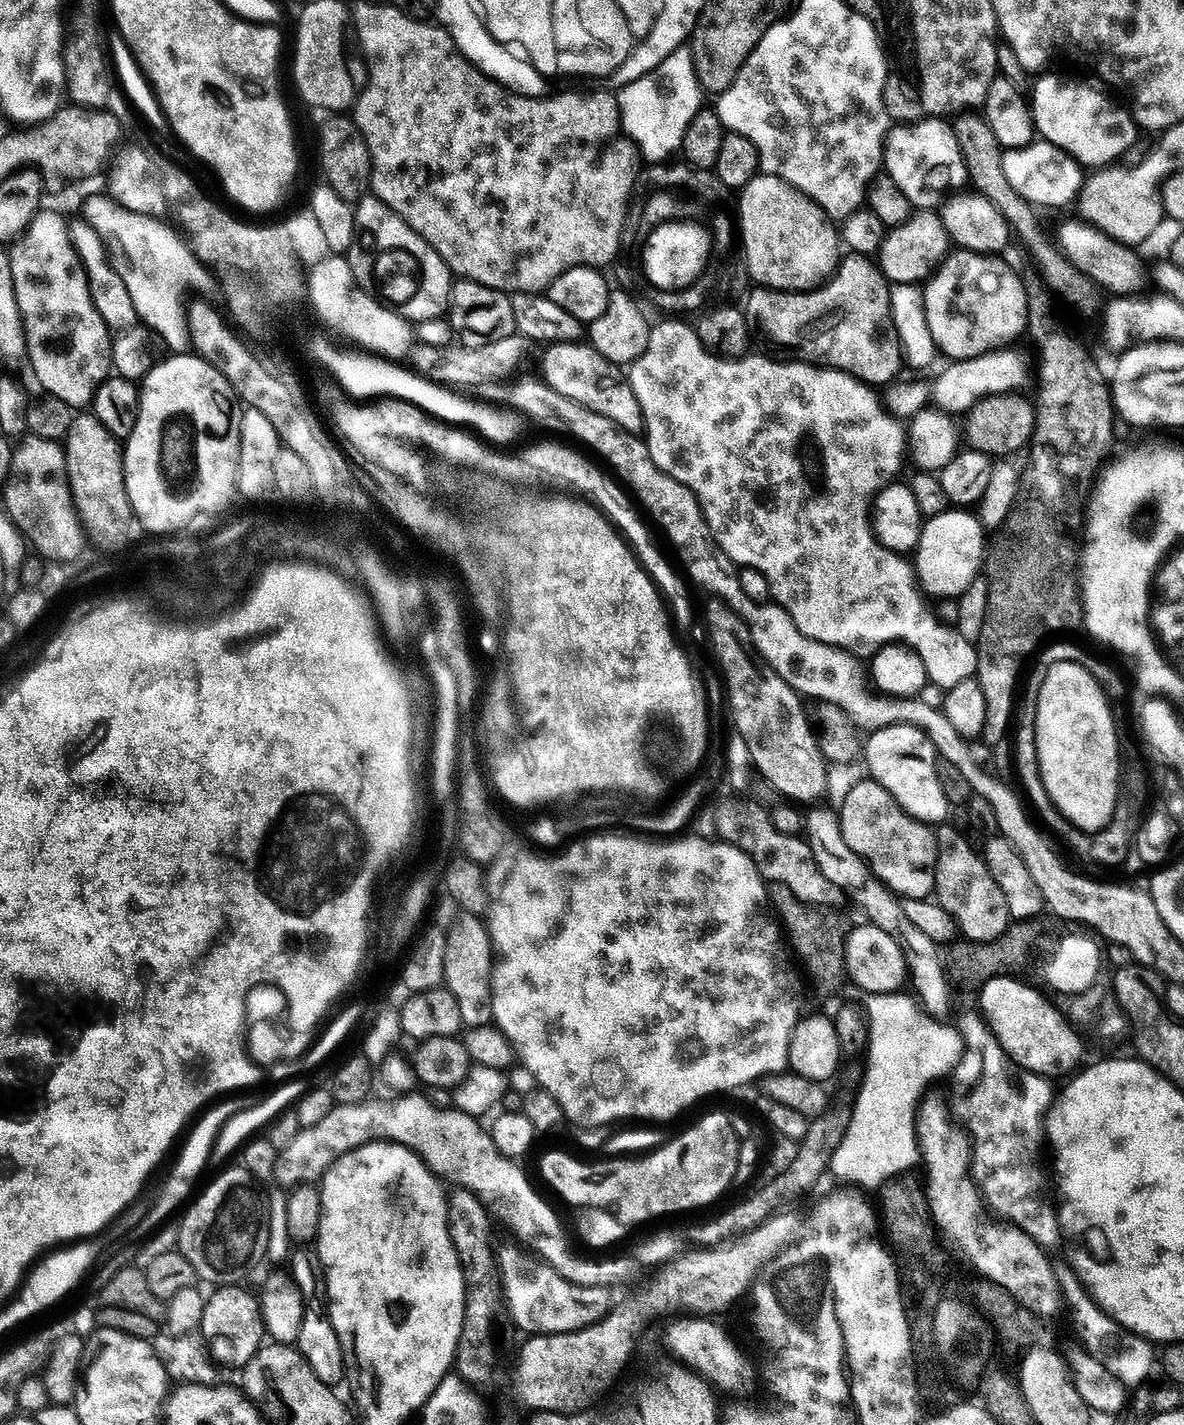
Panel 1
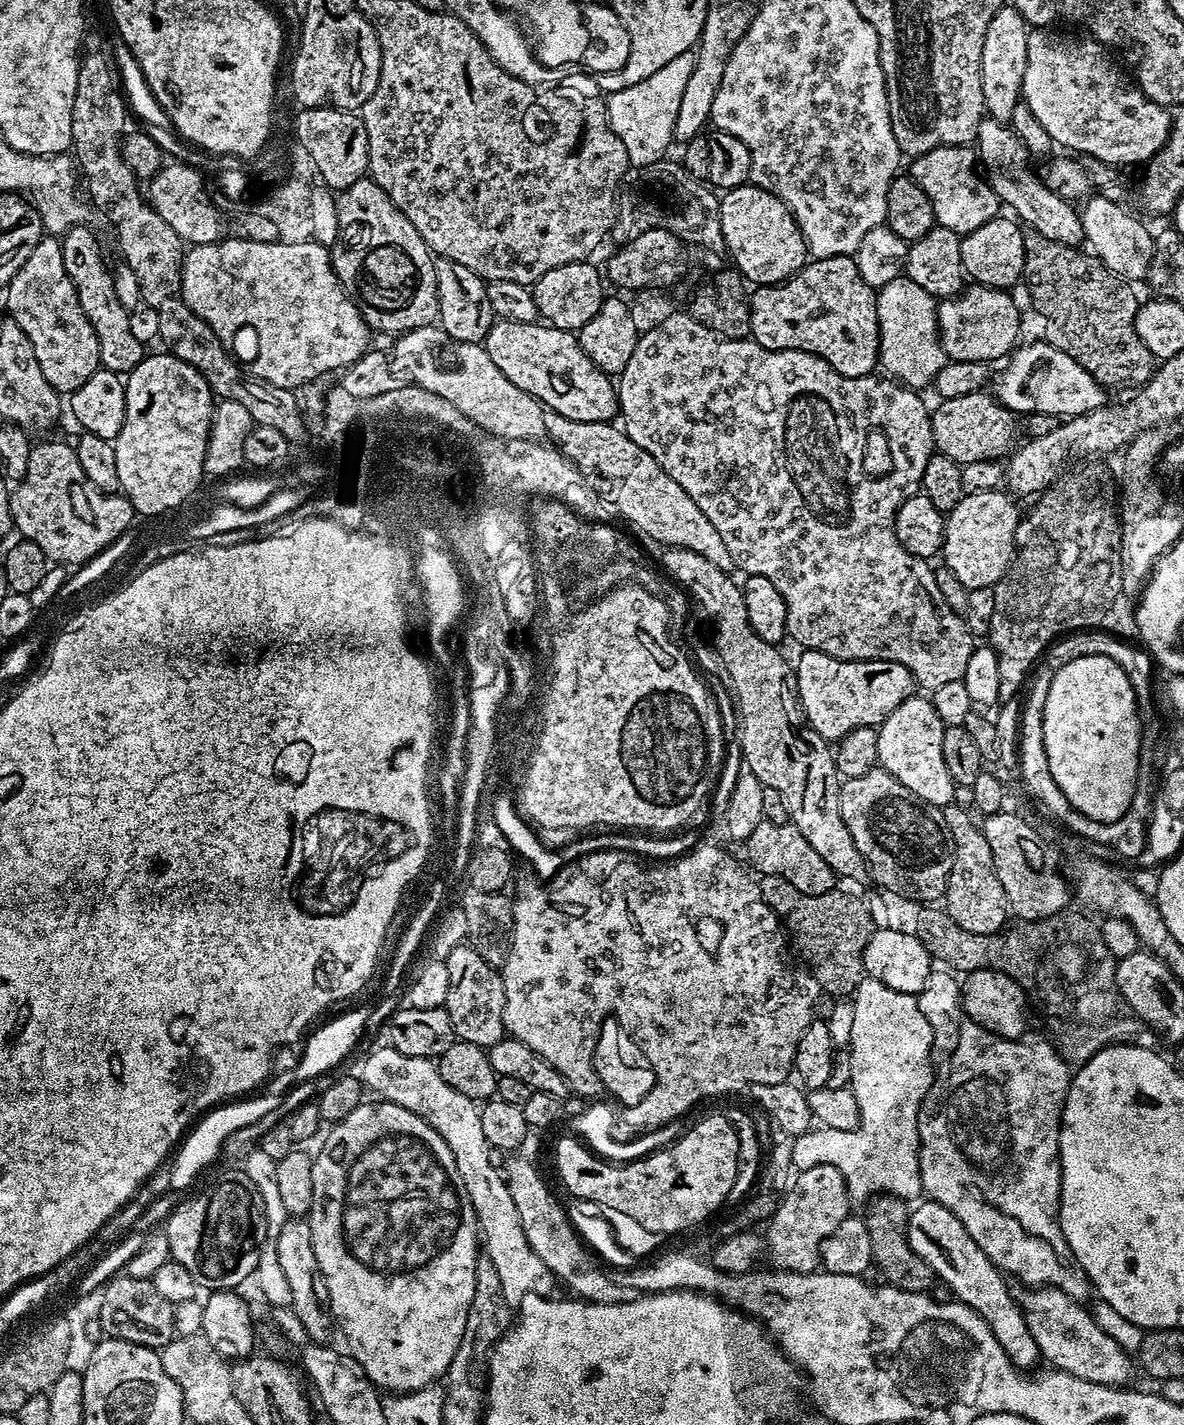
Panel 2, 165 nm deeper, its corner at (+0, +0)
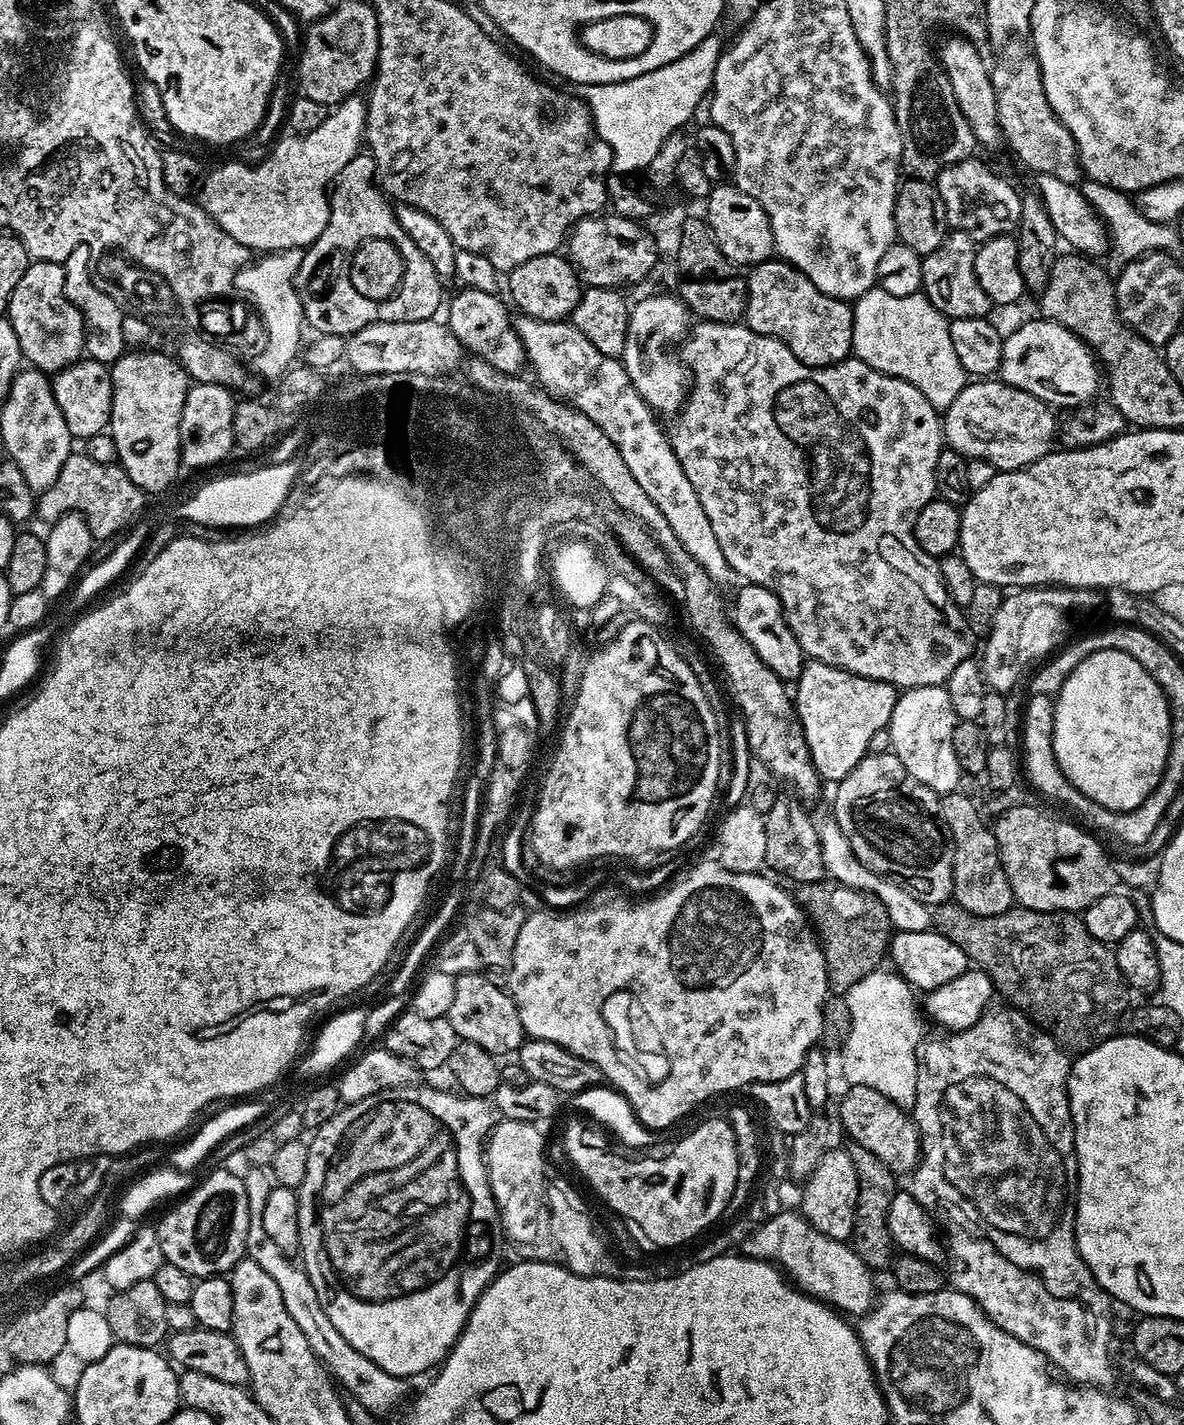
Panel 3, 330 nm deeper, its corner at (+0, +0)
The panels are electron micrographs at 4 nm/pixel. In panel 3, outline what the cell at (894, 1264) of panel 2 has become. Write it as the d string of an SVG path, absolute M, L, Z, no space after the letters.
M849 1143L846 1151L850 1154L850 1160L854 1164L854 1174L858 1176L858 1197L850 1243L868 1268L879 1270L879 1268L886 1267L887 1269L894 1260L894 1245L892 1236L889 1234L888 1216L890 1203L893 1202L898 1191L897 1175L892 1168L886 1166L886 1162L882 1162L865 1147Z

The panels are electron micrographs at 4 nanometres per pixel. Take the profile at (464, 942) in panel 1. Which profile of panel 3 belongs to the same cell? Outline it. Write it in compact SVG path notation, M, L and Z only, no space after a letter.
M483 971L456 977L454 1002L447 1018L460 1040L474 1042L474 1046L482 1046L482 1050L497 1058L504 1058L507 1052L519 1053L526 1039L522 1018L518 1018L511 995L503 987L493 984Z

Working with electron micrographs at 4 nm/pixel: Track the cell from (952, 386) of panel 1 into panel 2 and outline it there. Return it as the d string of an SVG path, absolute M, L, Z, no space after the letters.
M1048 341L1019 345L1007 357L1005 366L1006 369L996 380L993 379L992 394L1013 414L1029 416L1034 413L1048 413L1059 418L1071 418L1100 409L1108 402L1107 389L1089 371L1083 370L1074 358Z

